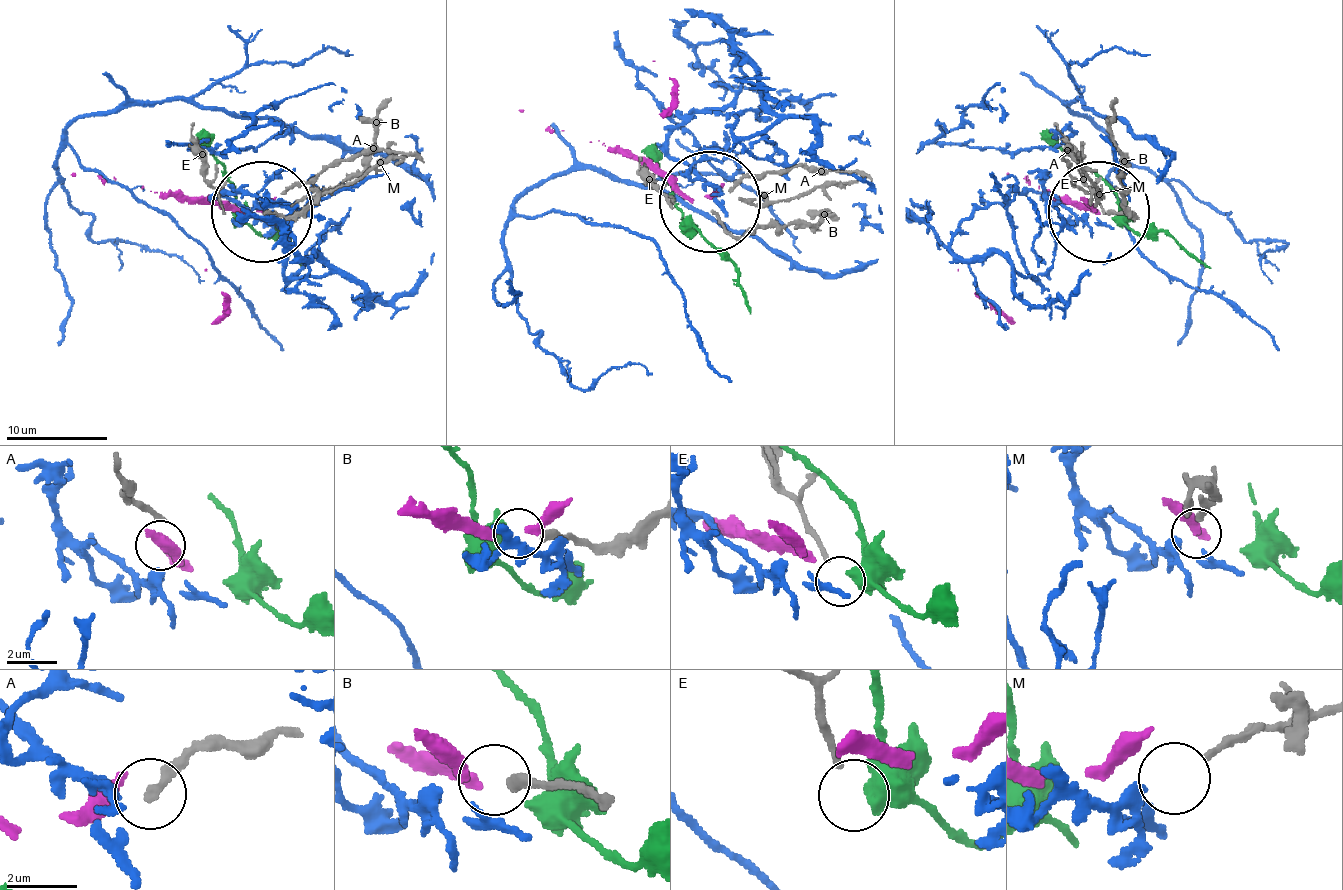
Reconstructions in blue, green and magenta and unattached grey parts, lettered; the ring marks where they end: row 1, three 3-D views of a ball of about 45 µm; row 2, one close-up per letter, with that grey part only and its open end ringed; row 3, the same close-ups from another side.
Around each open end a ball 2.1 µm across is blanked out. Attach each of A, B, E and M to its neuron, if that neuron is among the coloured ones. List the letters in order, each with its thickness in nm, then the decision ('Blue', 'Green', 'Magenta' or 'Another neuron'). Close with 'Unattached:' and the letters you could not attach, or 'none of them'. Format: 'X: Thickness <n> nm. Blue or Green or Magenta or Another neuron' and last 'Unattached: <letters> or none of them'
A: Thickness 280 nm. Another neuron
B: Thickness 280 nm. Magenta
E: Thickness 190 nm. Another neuron
M: Thickness 220 nm. Blue
Unattached: A, E

